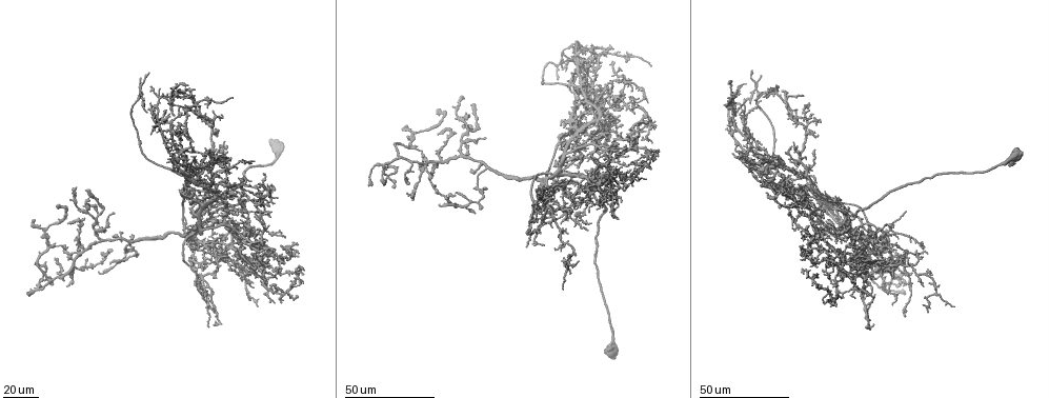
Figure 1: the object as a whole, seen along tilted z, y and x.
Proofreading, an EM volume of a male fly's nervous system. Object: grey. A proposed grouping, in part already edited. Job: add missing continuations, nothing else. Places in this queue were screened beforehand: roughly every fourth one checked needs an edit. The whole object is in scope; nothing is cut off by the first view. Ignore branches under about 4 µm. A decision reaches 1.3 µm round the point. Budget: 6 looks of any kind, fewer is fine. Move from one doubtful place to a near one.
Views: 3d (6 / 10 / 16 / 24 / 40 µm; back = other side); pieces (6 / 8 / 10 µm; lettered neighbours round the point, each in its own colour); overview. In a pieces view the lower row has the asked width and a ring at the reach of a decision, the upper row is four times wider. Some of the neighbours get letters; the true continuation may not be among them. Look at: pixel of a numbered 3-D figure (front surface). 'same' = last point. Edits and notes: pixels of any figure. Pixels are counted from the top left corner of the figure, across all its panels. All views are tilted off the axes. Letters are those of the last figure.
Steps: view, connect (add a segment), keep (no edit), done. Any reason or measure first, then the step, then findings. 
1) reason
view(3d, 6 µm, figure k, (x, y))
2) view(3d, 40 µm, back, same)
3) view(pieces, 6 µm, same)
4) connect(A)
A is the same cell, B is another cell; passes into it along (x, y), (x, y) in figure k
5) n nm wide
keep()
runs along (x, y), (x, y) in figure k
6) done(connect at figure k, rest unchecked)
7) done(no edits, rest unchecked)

branch stops here
view(3d, 24 µm, figure 1, (139, 79))

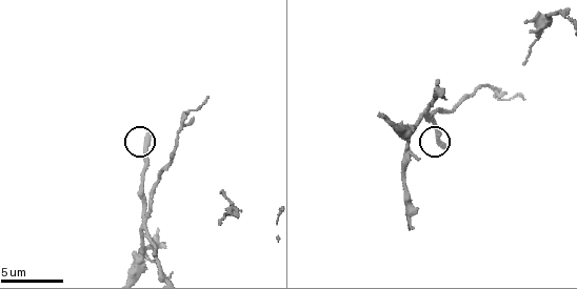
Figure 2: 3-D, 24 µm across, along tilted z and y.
zoom in
view(3d, 6 µm, figure 2, (150, 135))

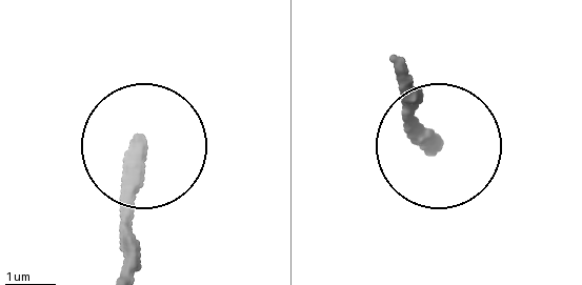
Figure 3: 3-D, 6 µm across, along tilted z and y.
what lies round it
view(pieces, 10 µm, figure 3, (139, 146))

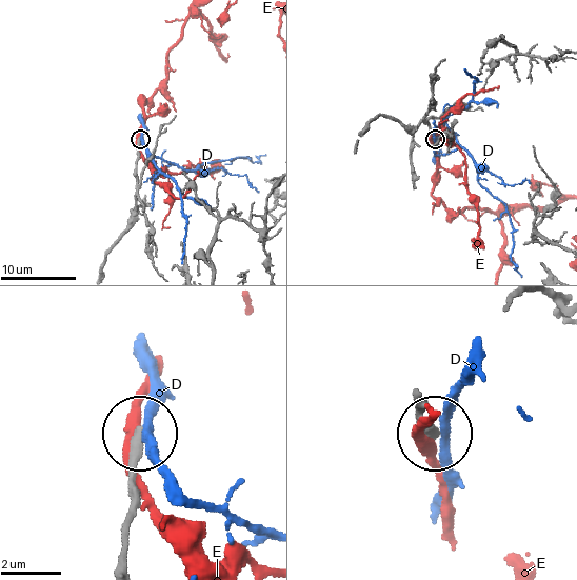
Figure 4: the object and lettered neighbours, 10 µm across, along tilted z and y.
keep()
D and E are other cells; none of them fits

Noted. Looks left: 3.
tapers out
view(3d, 24 µm, figure 1, (808, 219))

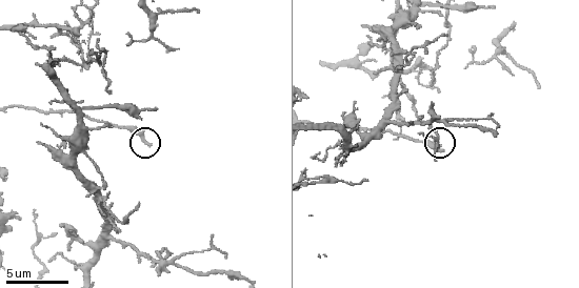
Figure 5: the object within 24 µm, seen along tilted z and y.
view(pieces, 8 µm, figure 5, (443, 149))

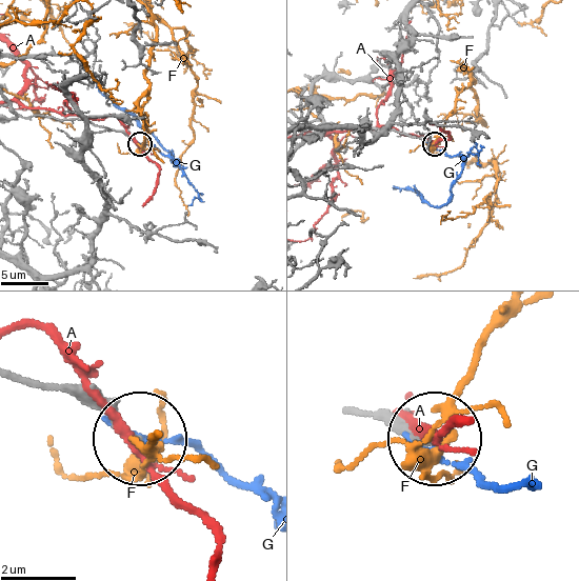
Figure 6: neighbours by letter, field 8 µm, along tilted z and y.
keep()
A, F and G are other cells; no lettered segment goes on from it

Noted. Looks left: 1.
done(no edits, rest unchecked)

